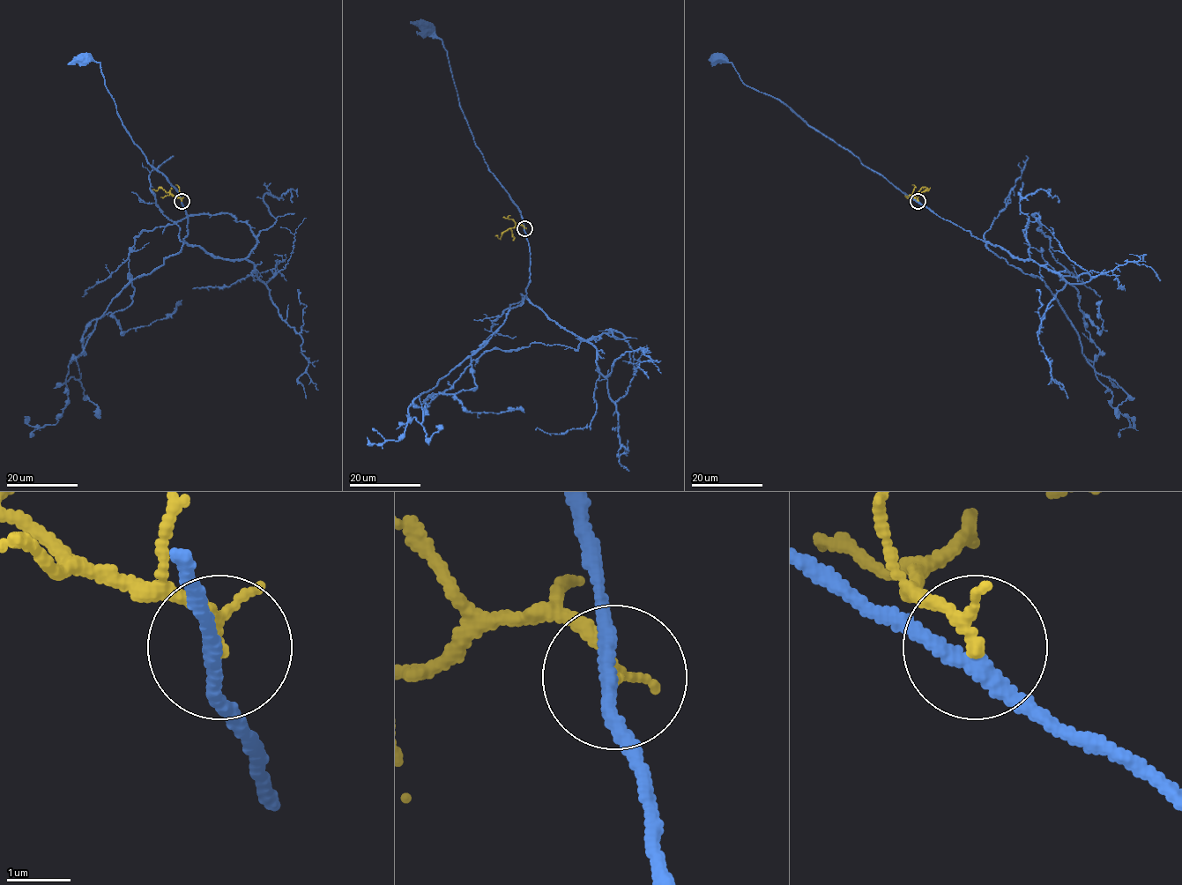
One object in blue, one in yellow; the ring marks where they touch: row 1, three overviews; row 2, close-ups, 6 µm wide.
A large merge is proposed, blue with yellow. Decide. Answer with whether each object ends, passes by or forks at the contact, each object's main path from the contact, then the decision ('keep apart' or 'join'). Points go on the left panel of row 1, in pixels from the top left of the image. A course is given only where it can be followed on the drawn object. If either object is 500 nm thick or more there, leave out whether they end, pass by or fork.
blue passes by; yellow passes by; course blue (181, 201), (178, 192), (147, 162), (127, 132), (107, 92), (100, 63), (87, 55), (85, 57); course yellow (182, 201), (161, 188), (152, 190); keep apart

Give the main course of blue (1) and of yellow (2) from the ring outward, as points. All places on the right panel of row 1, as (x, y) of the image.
1: (918, 201), (809, 126), (778, 100), (747, 86), (732, 63), (721, 55), (717, 57)
2: (918, 201), (915, 197), (918, 193), (922, 188), (928, 189), (925, 190)

